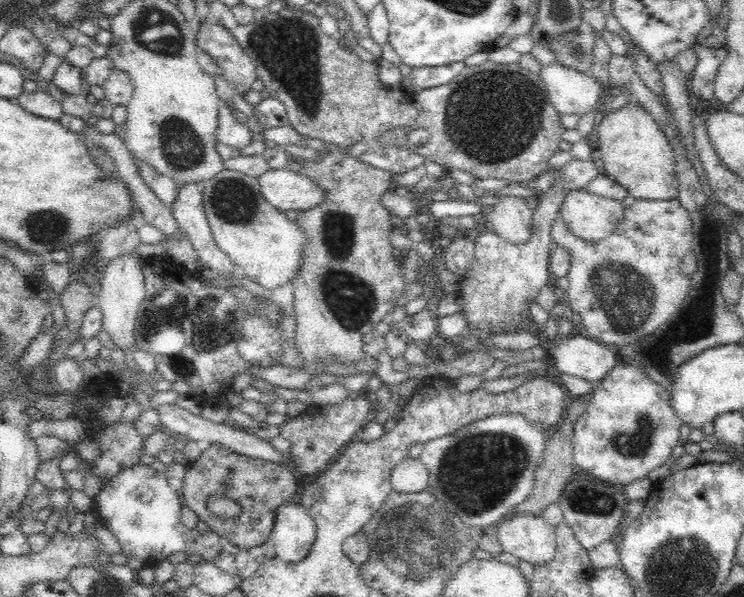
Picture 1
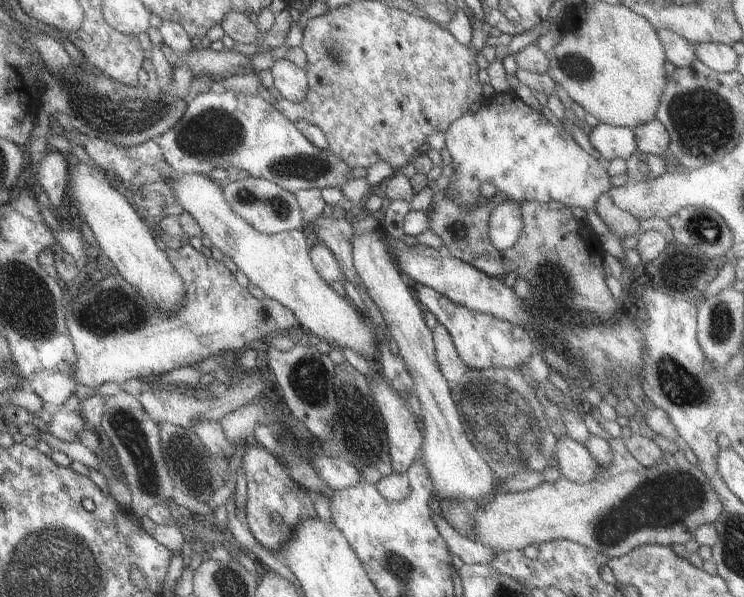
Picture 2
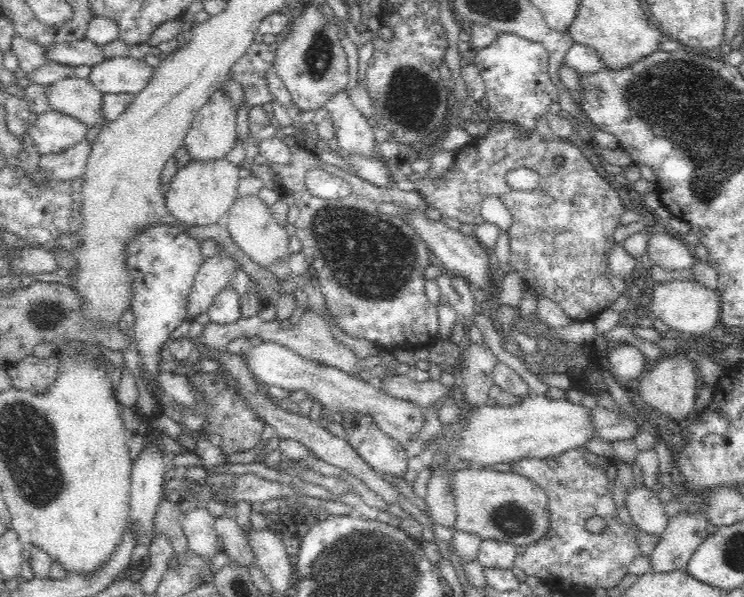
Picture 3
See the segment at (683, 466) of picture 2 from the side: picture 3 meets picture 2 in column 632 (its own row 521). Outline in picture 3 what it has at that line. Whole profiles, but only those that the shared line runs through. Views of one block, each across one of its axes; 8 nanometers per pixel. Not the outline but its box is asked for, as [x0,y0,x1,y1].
[451,467,548,547]

